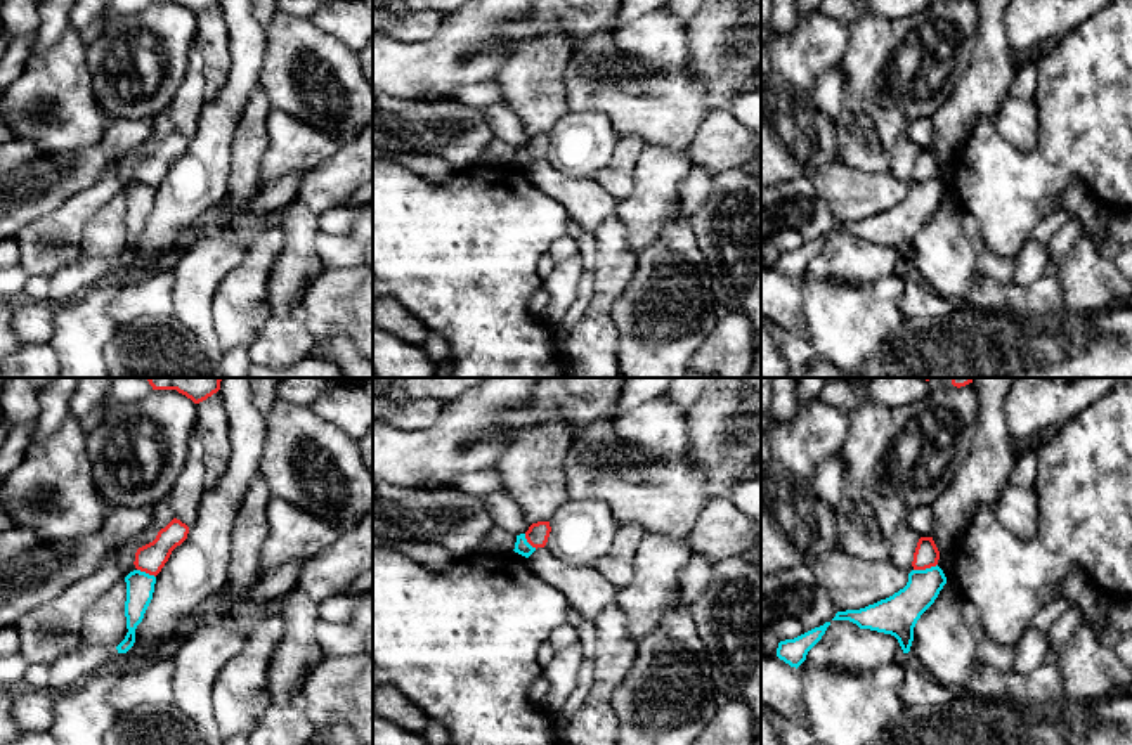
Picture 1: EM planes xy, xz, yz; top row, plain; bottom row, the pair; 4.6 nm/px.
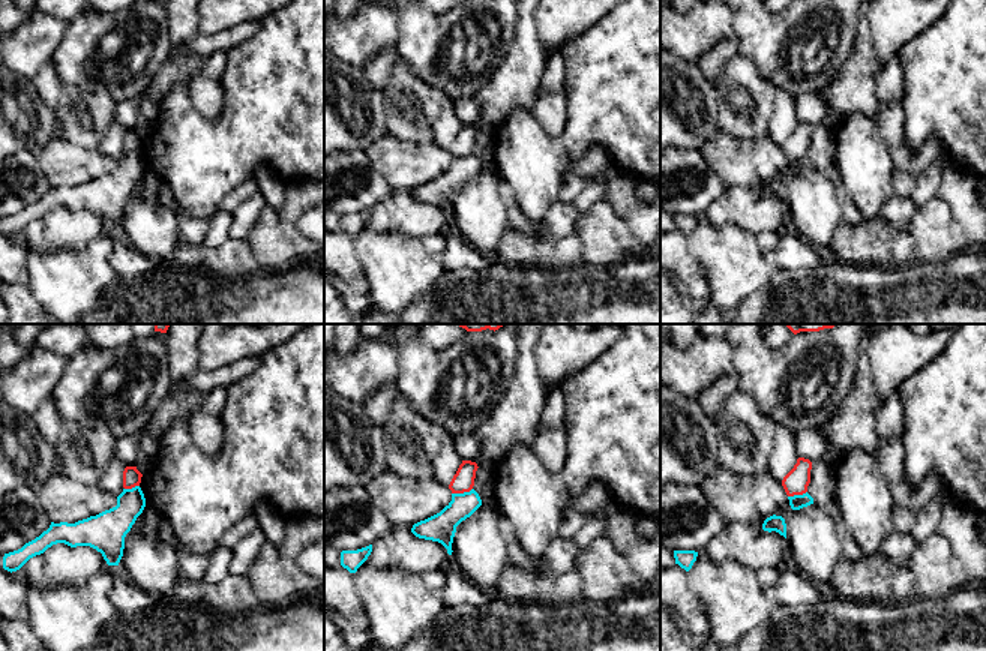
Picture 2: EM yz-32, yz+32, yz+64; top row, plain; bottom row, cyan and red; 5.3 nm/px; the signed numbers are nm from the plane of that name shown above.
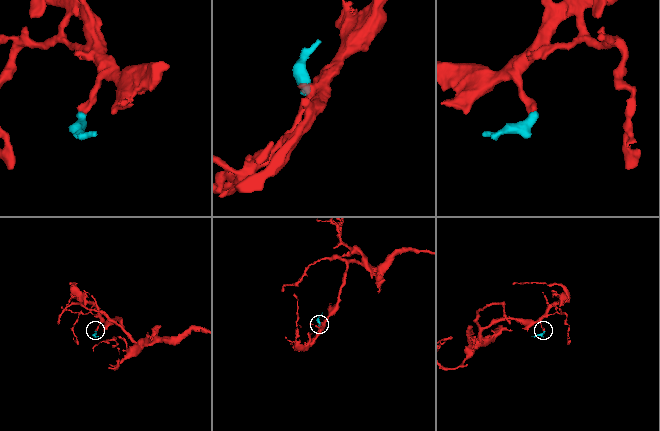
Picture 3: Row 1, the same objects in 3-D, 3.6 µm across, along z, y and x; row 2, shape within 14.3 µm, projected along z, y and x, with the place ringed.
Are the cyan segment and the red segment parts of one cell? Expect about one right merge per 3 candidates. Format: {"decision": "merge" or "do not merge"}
{"decision": "do not merge"}

